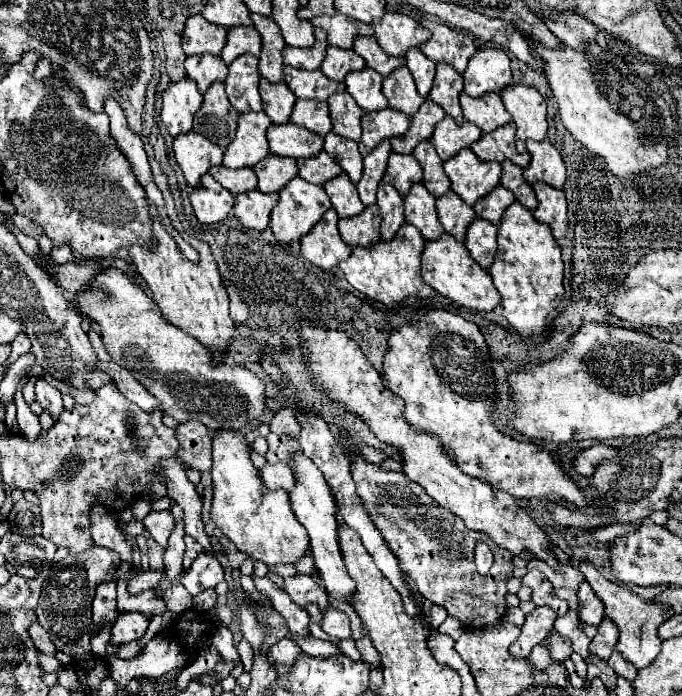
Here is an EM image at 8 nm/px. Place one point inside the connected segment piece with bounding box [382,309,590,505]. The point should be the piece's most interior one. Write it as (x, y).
(421, 367)

